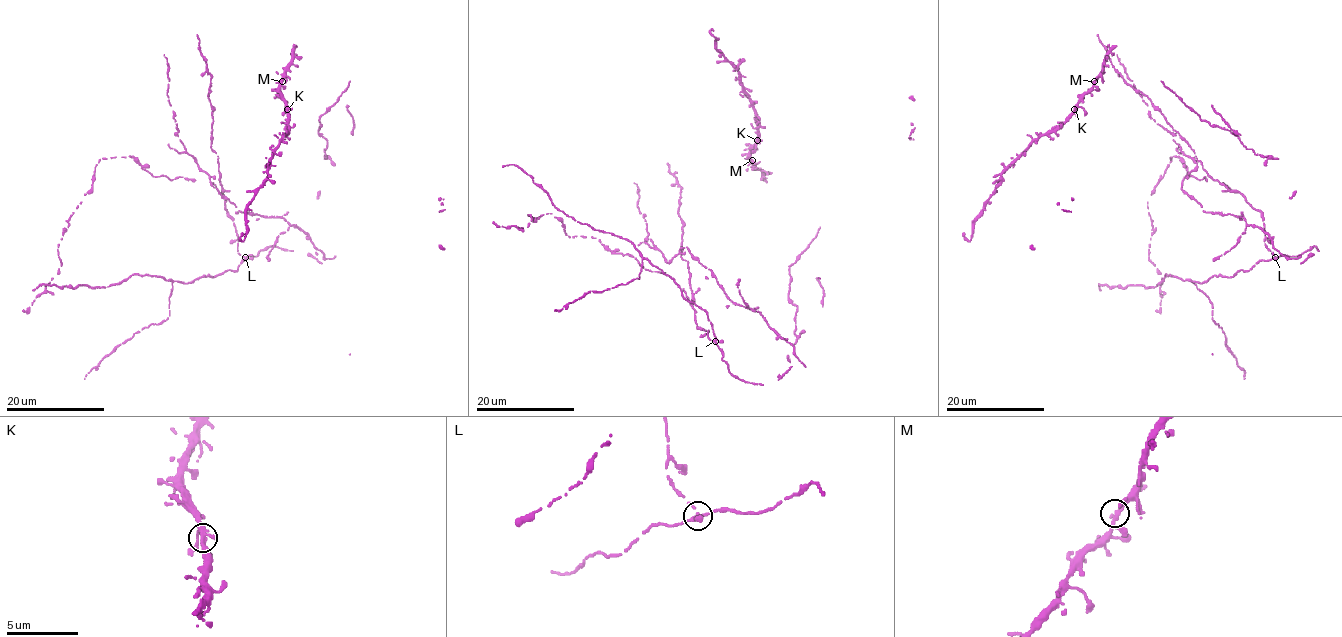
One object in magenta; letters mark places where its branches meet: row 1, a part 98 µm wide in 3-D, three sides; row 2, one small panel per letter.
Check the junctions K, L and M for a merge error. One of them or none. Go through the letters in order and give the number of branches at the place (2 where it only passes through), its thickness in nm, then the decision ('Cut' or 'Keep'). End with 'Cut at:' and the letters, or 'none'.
K: Branches: 4. Thickness 340 nm. Keep
L: Branches: 4. Thickness 200 nm. Keep
M: Branches: 3. Thickness 300 nm. Keep
Cut at: none

